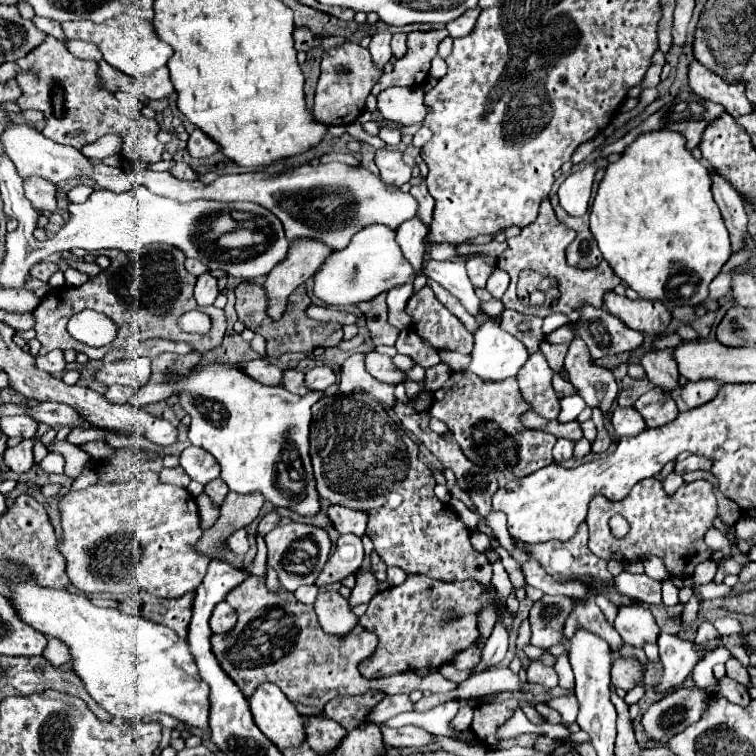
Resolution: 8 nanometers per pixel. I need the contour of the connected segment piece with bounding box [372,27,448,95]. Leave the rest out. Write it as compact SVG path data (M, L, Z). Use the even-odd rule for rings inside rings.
M432 29L432 31L412 31L408 35L408 51L404 57L396 59L394 71L380 77L378 85L372 89L374 95L394 85L420 85L428 77L430 61L436 57L438 43L448 35L448 31Z

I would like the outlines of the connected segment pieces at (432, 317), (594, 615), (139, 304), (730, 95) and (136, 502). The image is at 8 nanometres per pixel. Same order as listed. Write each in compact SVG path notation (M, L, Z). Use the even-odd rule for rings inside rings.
M428 285L408 299L406 313L412 317L414 333L434 349L448 349L464 355L472 351L472 335L466 331L464 323L436 299Z
M584 601L584 603L580 603L580 607L576 607L570 613L570 617L566 621L566 629L564 629L566 639L572 639L572 635L578 629L586 629L586 631L602 637L610 645L610 651L614 655L618 655L622 645L624 645L622 637L616 633L616 629L612 629L608 625L606 617L600 613L600 609L598 609L598 605L594 601Z
M156 243L156 245L148 245L138 255L116 251L116 249L102 249L100 255L110 257L112 263L110 263L108 269L104 269L98 277L88 280L82 287L54 289L36 307L36 311L34 311L34 317L36 317L34 331L36 331L36 339L42 345L40 353L46 355L48 351L54 351L54 349L62 349L62 351L74 349L74 351L86 353L92 359L102 359L108 349L114 349L114 347L128 349L136 341L146 341L150 337L184 341L184 343L192 345L194 349L198 349L202 353L220 345L220 341L226 333L224 311L216 309L216 307L198 307L196 305L196 299L192 295L196 277L186 273L186 269L184 269L186 257L180 249L176 249L172 245ZM84 309L100 311L116 323L118 335L110 343L110 347L108 345L90 347L90 345L84 345L84 343L76 341L74 337L70 337L70 333L66 331L66 323L72 315L76 315ZM190 309L204 311L212 317L212 329L206 335L188 335L188 333L182 333L176 327L176 319Z
M692 59L688 65L688 83L696 95L724 105L724 109L732 117L740 117L752 111L752 105L746 99L744 81L728 83L724 77L712 73L708 67L704 67L696 59Z
M144 471L136 477L132 477L130 481L124 481L124 483L102 483L102 485L90 485L86 489L80 489L80 491L72 491L68 493L66 497L62 497L60 501L60 511L62 511L62 529L64 529L64 539L62 543L58 543L58 549L60 553L66 557L66 573L72 581L74 587L78 587L80 591L84 593L116 593L116 595L122 595L132 589L142 589L142 591L148 591L156 597L182 597L190 591L196 591L196 587L202 583L204 579L204 573L206 573L206 567L208 567L208 561L210 557L208 555L202 555L196 551L196 543L198 539L202 537L202 529L200 529L200 519L198 519L198 511L196 511L196 501L192 497L182 497L182 495L188 495L186 489L182 487L176 487L176 485L168 485L168 483L162 483L158 479L158 473L154 471Z

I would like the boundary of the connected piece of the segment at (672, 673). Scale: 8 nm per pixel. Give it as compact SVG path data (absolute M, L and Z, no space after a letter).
M660 633L658 649L664 675L656 691L670 691L672 687L680 685L690 675L694 665L706 655L706 647L668 633Z

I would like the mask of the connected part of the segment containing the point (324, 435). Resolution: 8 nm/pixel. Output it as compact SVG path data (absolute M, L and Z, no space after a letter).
M352 391L322 397L312 405L310 457L320 497L326 497L330 503L336 503L338 497L360 499L360 509L368 511L370 519L366 533L374 541L374 551L386 565L396 565L406 573L424 573L440 581L476 579L482 585L490 583L492 565L482 553L472 549L468 539L470 529L466 529L450 505L438 501L434 495L436 481L432 471L418 459L418 445L376 397L366 391Z

